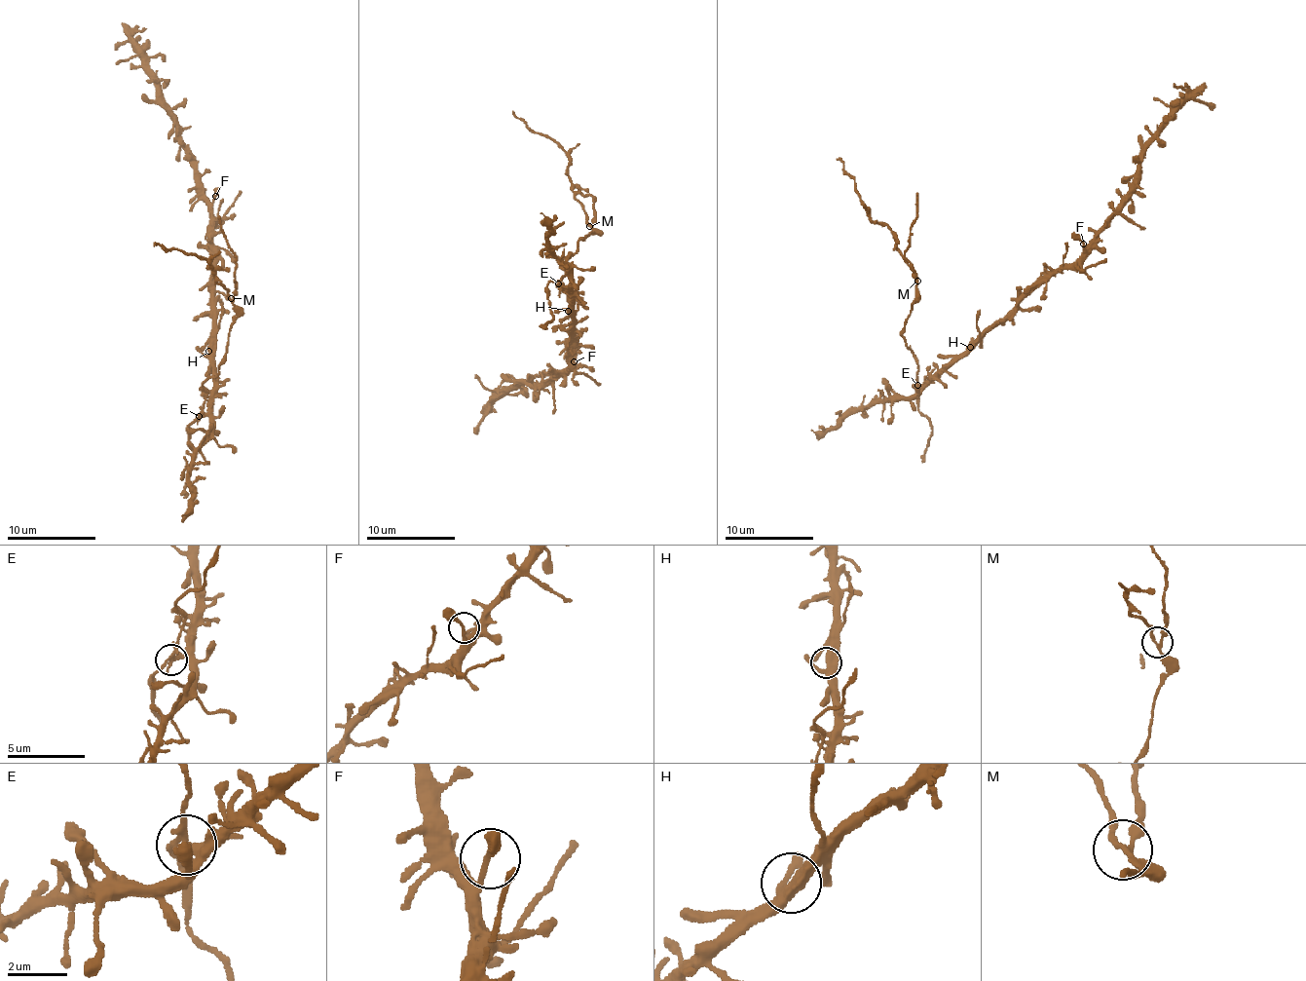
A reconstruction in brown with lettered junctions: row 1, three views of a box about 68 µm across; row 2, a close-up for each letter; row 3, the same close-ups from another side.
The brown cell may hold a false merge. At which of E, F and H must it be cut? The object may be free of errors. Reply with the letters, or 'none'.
E

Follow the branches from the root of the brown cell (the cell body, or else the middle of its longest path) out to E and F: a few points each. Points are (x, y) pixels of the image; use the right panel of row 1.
E: (966, 351), (930, 381), (917, 385)
F: (966, 351), (1041, 281), (1067, 269), (1081, 256), (1083, 244)

